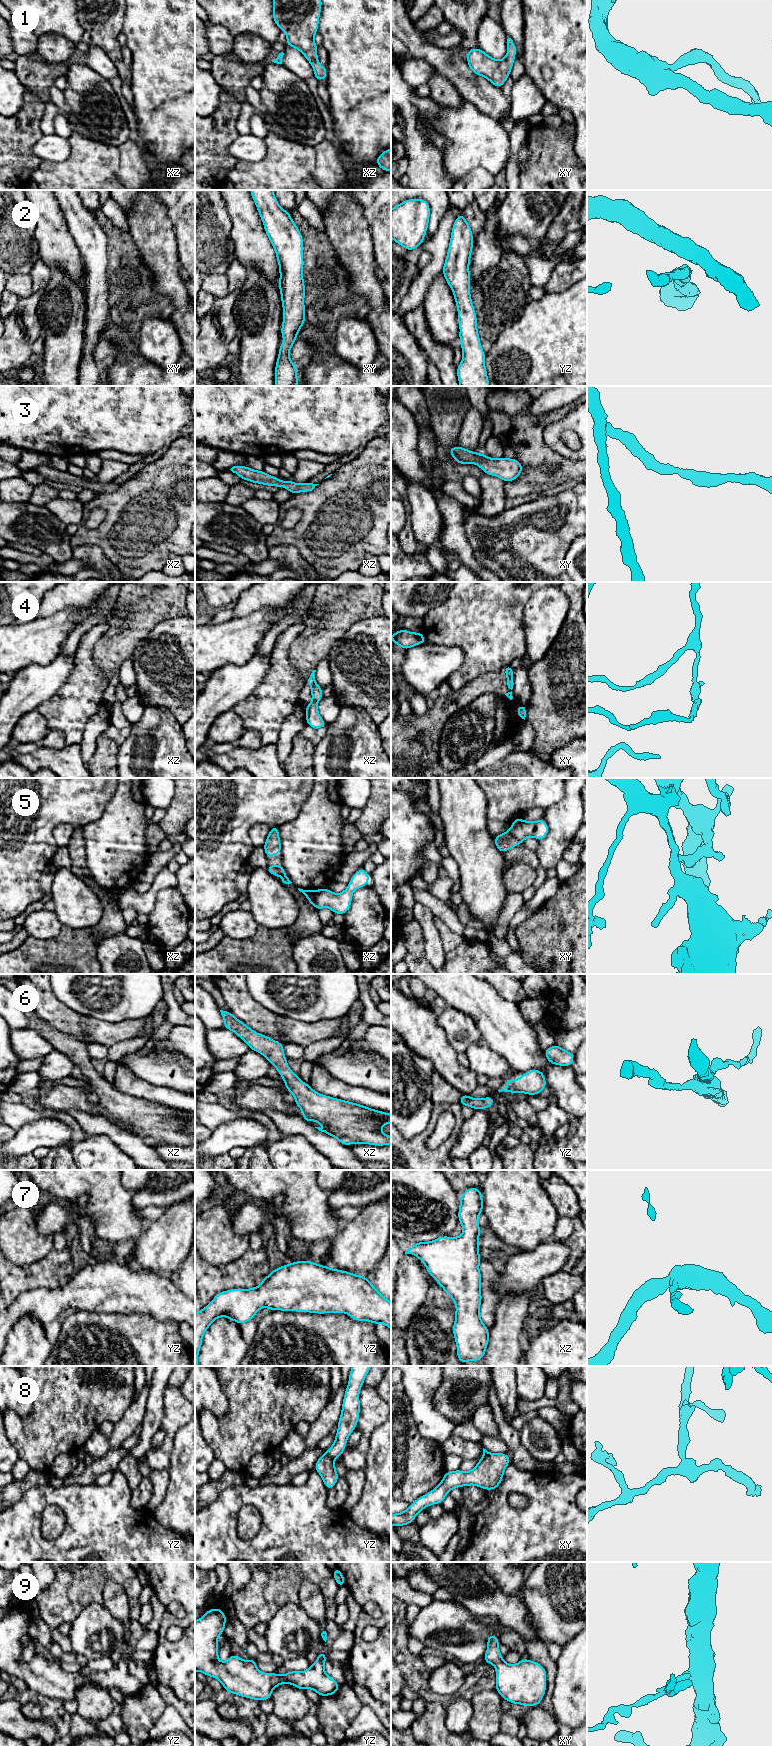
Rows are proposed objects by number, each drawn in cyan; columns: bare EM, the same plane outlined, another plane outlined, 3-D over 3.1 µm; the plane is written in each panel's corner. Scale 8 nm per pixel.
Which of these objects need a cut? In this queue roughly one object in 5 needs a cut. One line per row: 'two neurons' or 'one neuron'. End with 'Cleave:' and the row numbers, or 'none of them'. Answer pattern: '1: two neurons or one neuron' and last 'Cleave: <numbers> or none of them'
1: one neuron
2: one neuron
3: one neuron
4: two neurons
5: two neurons
6: one neuron
7: one neuron
8: two neurons
9: one neuron
Cleave: 4, 5, 8

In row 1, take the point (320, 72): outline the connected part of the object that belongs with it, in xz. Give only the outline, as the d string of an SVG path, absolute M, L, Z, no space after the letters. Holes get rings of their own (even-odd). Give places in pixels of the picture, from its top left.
M273 0L273 19L278 28L287 35L287 46L299 50L310 62L314 70L314 77L320 82L327 79L327 69L318 62L317 45L314 35L317 33L321 0Z

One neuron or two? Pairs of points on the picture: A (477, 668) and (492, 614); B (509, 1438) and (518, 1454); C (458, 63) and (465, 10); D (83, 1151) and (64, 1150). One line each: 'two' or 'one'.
A: one
B: one
C: two
D: two

